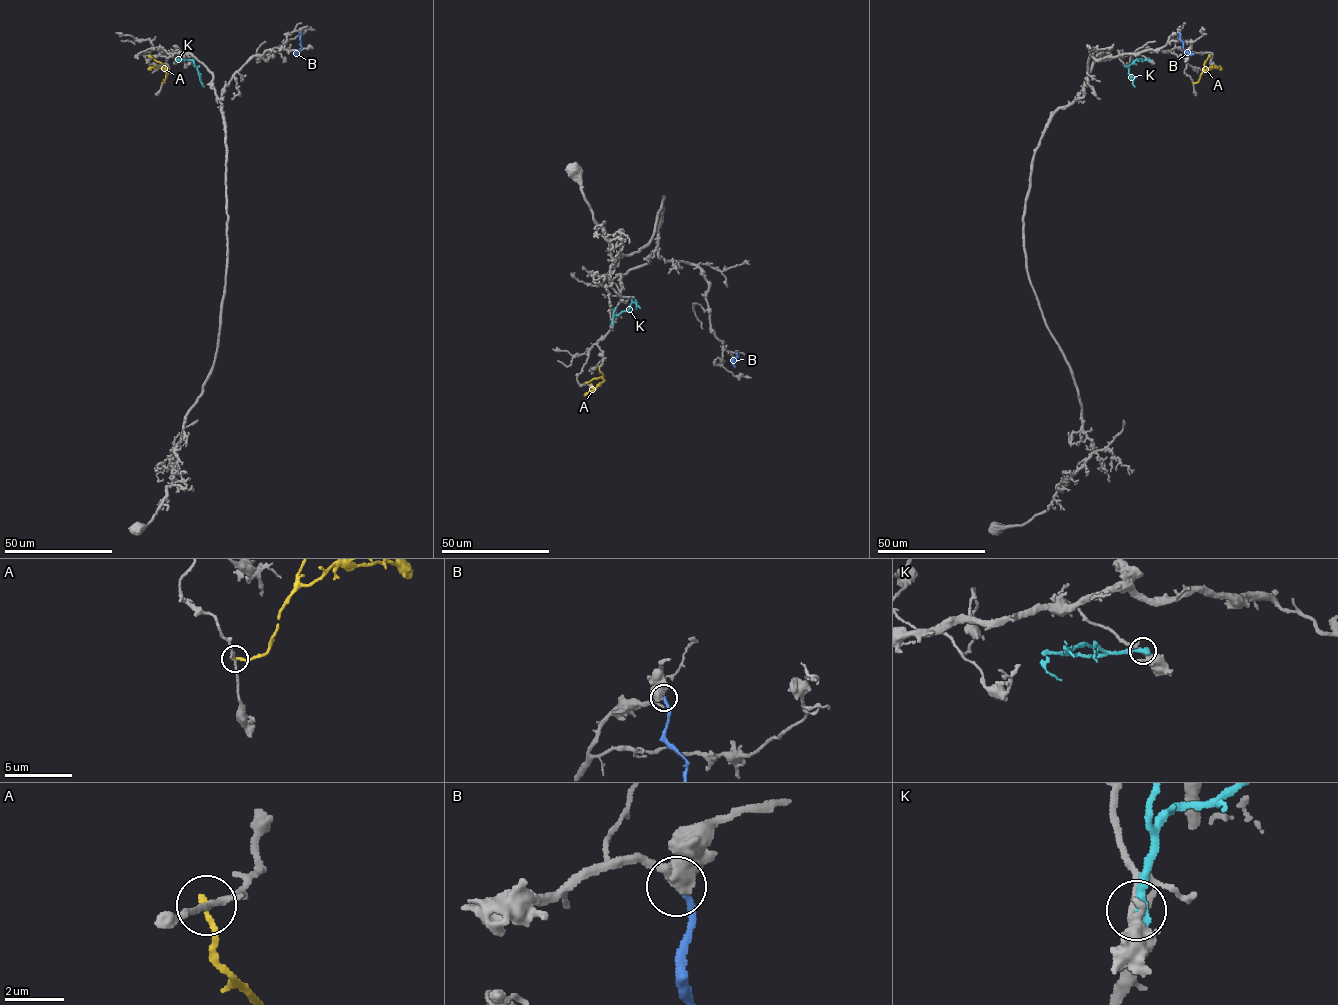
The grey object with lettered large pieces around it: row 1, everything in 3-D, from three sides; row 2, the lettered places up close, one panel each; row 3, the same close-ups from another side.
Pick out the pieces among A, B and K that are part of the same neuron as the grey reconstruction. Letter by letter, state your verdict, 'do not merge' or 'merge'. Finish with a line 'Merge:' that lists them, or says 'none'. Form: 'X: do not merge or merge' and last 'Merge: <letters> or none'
A: do not merge
B: merge
K: do not merge
Merge: B

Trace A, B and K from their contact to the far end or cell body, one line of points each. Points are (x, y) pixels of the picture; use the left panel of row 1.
A: (162, 83), (166, 69), (147, 69)
B: (299, 32), (301, 48), (296, 53), (298, 54)
K: (175, 60), (193, 60), (200, 80), (200, 73)

